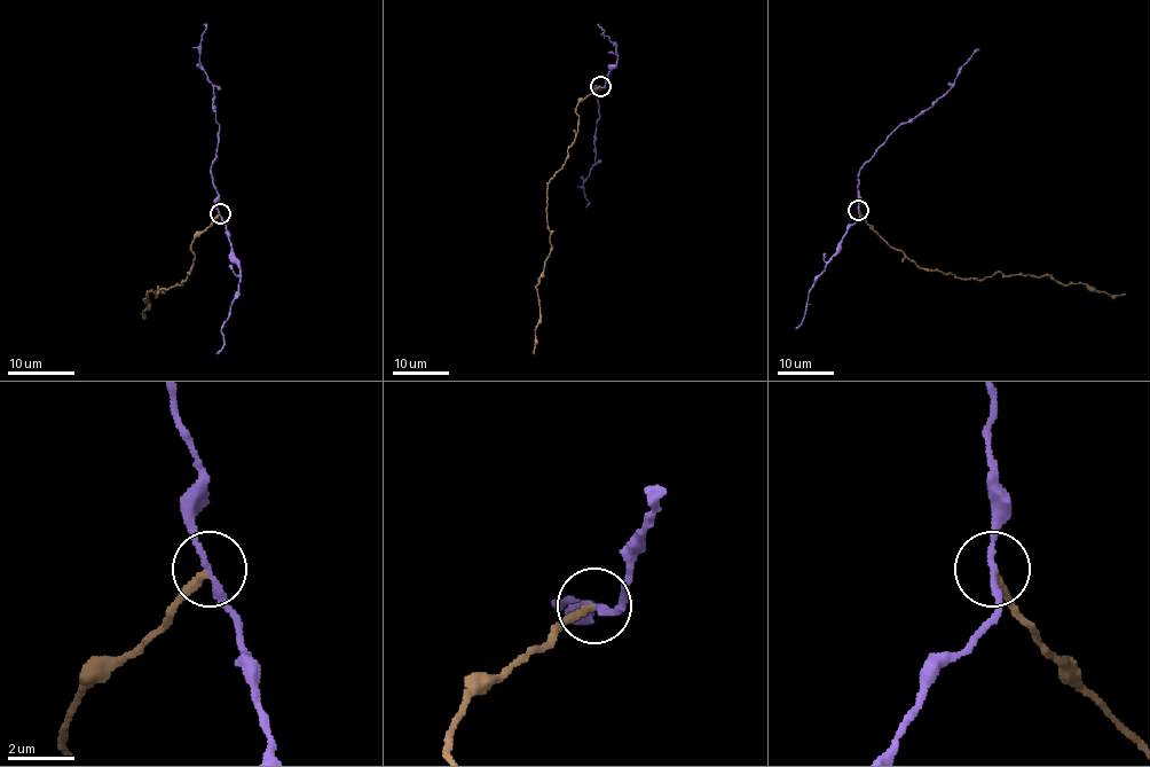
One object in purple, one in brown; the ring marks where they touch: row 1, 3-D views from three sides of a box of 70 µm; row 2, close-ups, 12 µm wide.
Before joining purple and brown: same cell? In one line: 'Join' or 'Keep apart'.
Keep apart

